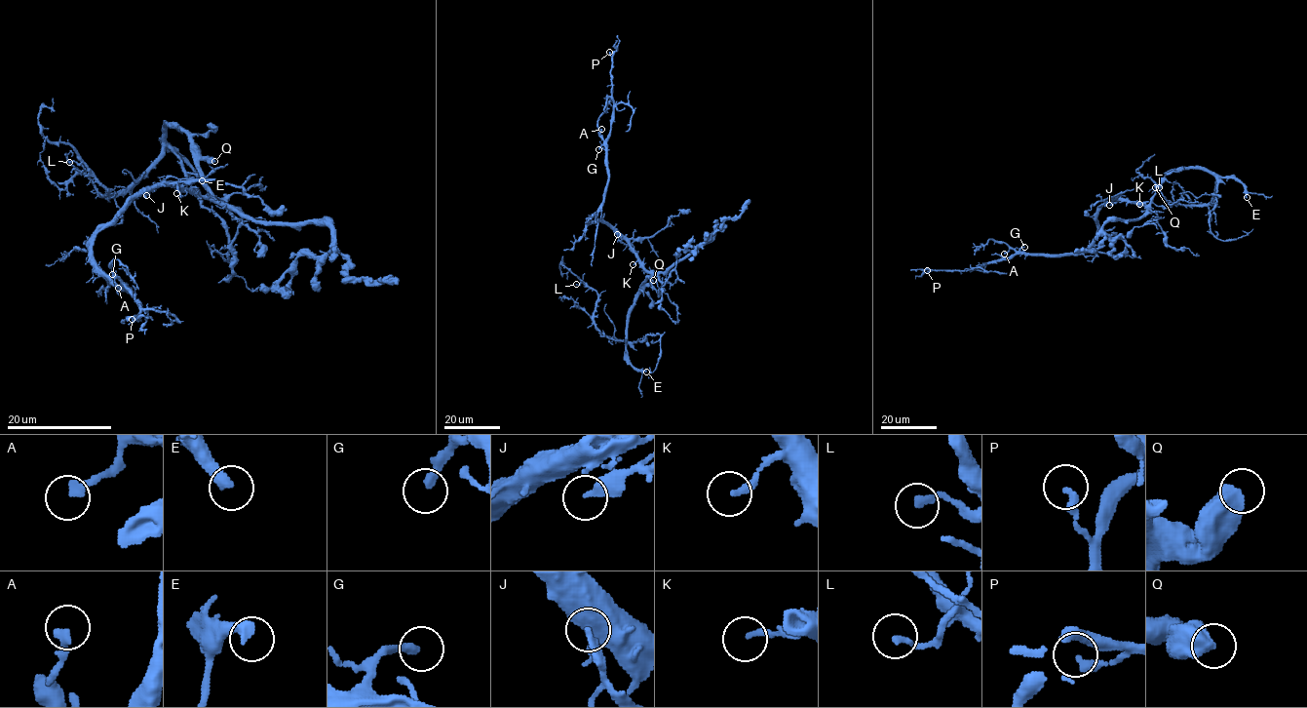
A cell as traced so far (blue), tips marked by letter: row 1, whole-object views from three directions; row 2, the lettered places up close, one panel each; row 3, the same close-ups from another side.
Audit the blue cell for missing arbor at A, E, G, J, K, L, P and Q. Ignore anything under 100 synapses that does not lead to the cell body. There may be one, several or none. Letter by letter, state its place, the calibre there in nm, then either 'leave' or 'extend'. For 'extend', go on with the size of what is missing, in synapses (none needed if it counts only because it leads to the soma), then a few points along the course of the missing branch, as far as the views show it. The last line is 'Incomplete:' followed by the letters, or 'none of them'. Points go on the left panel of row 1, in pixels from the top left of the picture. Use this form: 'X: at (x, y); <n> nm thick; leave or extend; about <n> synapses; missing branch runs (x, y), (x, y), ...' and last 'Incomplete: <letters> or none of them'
A: at (118, 288); 280 nm thick; leave
E: at (202, 180); 400 nm thick; extend; about 150 synapses
G: at (112, 274); 280 nm thick; leave
J: at (146, 195); 280 nm thick; leave
K: at (176, 193); 240 nm thick; leave
L: at (69, 162); 220 nm thick; leave
P: at (132, 319); 280 nm thick; leave
Q: at (214, 161); 600 nm thick; leave
Incomplete: E

